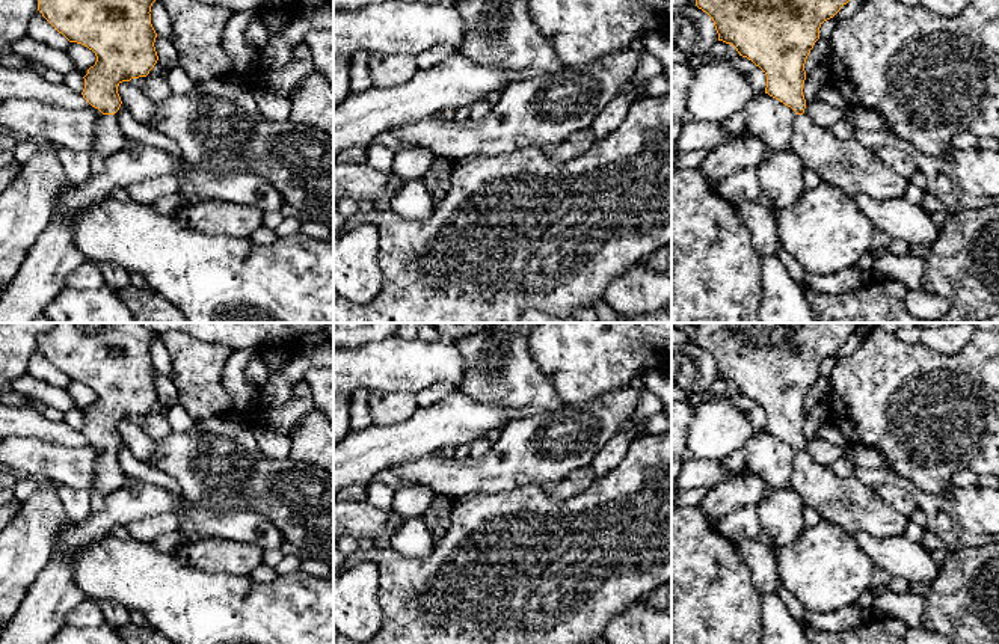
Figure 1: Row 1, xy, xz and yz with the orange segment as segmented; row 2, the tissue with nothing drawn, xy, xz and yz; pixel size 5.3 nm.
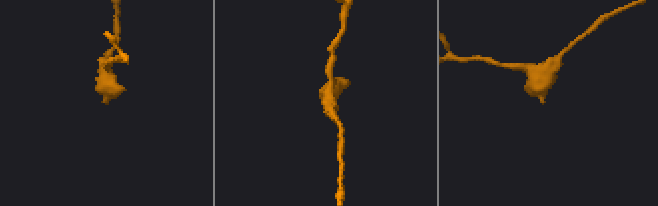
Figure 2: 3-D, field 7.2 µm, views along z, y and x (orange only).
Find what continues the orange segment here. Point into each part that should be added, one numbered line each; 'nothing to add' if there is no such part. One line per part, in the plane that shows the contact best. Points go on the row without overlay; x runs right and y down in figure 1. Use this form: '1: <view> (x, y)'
1: xy (110, 477)

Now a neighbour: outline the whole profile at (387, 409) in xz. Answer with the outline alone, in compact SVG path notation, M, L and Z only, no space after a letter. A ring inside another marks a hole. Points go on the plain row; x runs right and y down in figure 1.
M374 392L368 395L367 407L373 425L391 427L403 424L420 409L415 395L409 392Z

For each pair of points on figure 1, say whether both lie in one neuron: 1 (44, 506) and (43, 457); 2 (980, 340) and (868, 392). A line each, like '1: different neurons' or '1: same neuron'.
1: different neurons
2: same neuron

